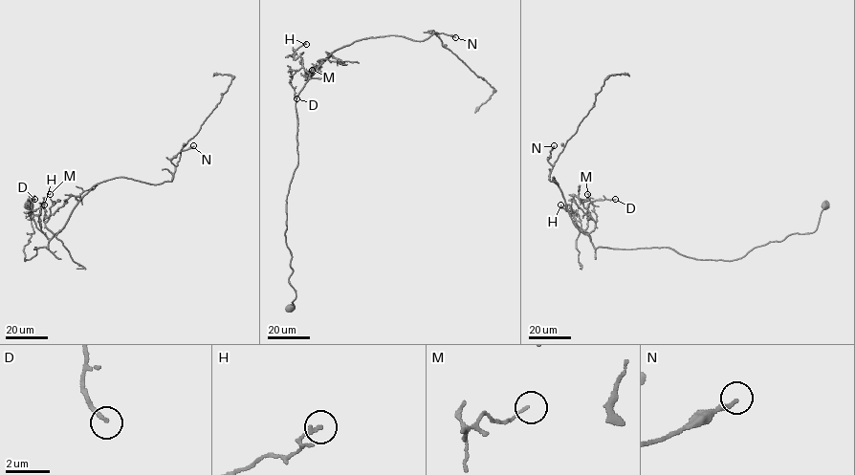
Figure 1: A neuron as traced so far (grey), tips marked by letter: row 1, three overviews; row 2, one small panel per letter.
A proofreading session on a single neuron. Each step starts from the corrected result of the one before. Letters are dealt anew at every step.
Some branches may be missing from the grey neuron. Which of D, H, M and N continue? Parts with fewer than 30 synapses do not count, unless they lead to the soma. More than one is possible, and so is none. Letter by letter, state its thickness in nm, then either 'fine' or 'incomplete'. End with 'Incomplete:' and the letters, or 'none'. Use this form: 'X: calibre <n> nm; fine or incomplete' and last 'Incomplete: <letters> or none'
D: calibre 180 nm; fine
H: calibre 150 nm; fine
M: calibre 110 nm; fine
N: calibre 200 nm; fine
Incomplete: none

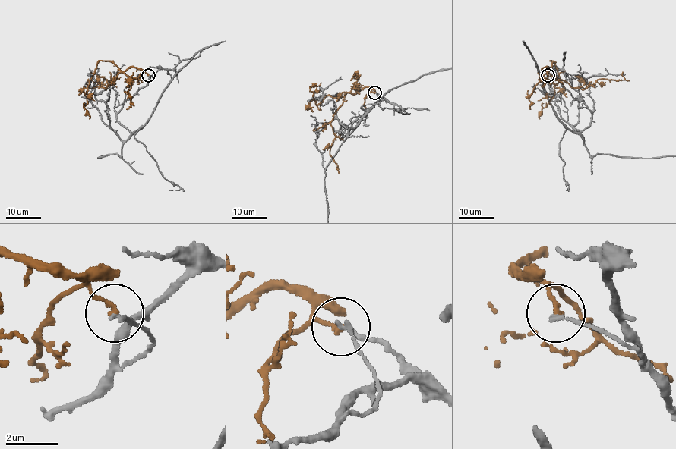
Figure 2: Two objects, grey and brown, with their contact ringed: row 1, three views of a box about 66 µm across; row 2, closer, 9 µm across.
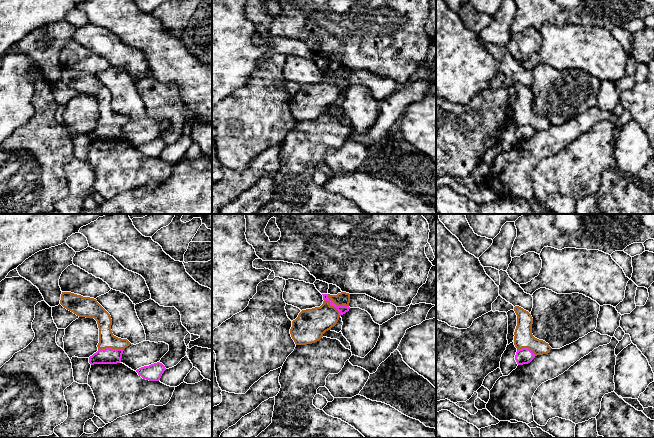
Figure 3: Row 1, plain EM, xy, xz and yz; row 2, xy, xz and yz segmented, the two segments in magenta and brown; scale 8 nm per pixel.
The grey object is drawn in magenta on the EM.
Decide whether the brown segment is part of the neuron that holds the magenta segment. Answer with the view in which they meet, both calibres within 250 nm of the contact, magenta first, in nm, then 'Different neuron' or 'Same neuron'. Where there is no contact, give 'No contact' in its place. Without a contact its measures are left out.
Touches magenta in xz. Thickness 70 nm (magenta) against 110 nm. Different neuron

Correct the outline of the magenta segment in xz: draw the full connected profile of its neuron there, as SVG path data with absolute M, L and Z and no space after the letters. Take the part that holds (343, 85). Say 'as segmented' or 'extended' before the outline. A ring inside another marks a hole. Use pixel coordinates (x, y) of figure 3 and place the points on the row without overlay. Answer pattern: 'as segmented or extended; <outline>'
as segmented; M322 70L322 71L323 71L323 76L326 76L326 77L328 76L330 78L330 82L334 82L340 88L340 91L343 91L349 87L350 85L349 82L345 82L345 81L338 82L332 76L328 74L328 70Z

